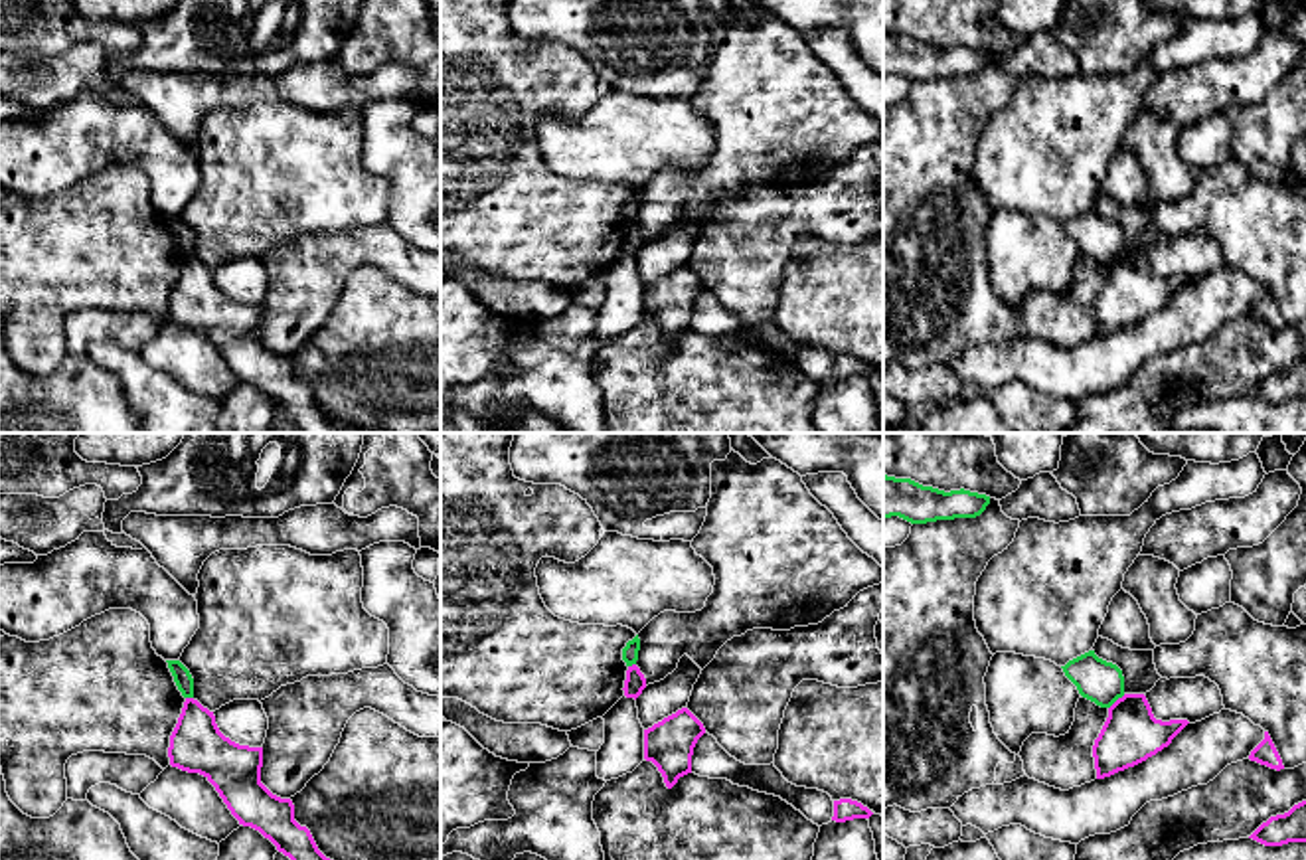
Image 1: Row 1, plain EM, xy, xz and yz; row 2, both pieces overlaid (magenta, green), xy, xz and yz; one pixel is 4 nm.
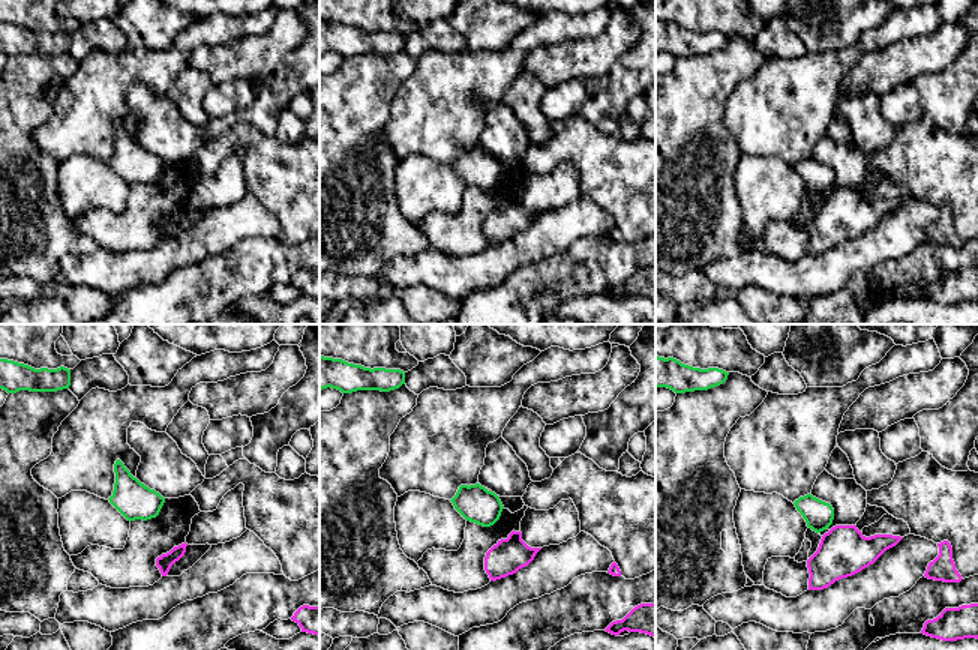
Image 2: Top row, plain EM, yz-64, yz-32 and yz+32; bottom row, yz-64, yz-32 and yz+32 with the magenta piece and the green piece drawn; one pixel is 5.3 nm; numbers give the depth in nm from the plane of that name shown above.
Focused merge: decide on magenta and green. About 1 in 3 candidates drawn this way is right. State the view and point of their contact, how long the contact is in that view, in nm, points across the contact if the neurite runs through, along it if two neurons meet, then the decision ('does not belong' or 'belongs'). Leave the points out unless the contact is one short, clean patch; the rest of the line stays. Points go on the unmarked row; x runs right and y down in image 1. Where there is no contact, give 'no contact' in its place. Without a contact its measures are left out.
meets magenta in yz at (1117, 258); contact 90 nm long; border along yz (1125, 252), (1109, 265); does not belong

